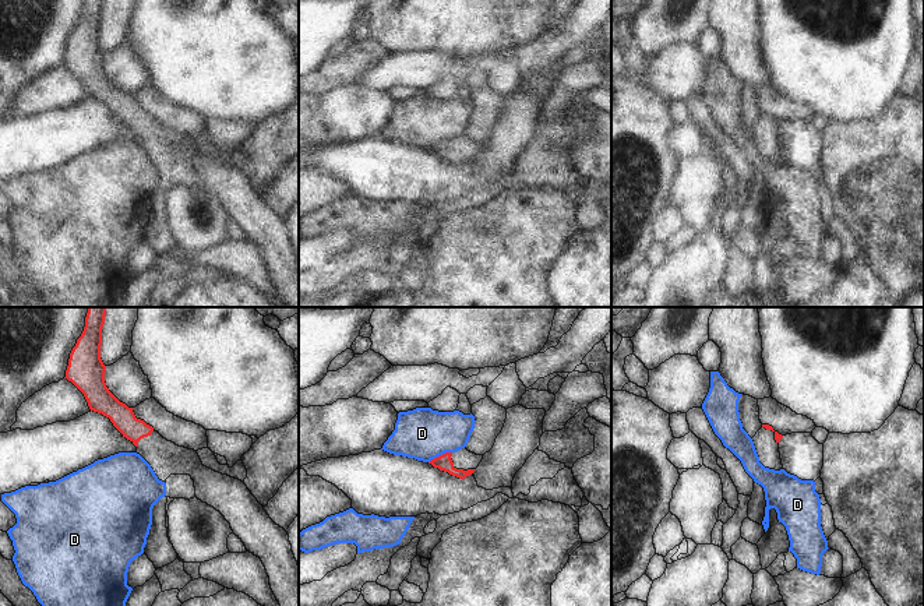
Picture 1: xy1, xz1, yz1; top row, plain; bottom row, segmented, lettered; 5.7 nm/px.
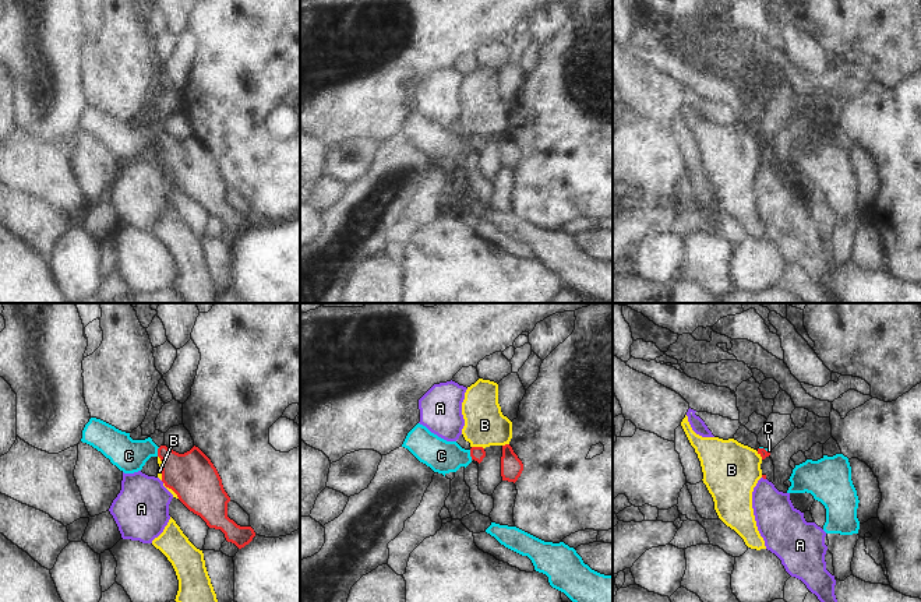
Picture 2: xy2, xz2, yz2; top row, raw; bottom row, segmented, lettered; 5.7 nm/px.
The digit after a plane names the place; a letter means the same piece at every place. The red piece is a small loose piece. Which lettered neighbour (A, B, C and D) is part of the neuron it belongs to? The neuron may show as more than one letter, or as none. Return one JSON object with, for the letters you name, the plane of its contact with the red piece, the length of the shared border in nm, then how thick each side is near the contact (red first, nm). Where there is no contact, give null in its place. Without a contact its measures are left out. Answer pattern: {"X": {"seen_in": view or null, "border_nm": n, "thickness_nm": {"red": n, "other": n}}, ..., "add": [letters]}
{"add": []}

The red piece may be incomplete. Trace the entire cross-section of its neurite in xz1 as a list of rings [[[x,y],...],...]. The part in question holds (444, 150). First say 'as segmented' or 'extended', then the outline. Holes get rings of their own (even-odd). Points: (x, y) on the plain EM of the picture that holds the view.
extended; [[[462,135],[456,140],[445,140],[431,147],[429,151],[440,158],[448,159],[452,163],[465,166],[475,159],[482,147],[483,142],[476,142],[466,135]]]

